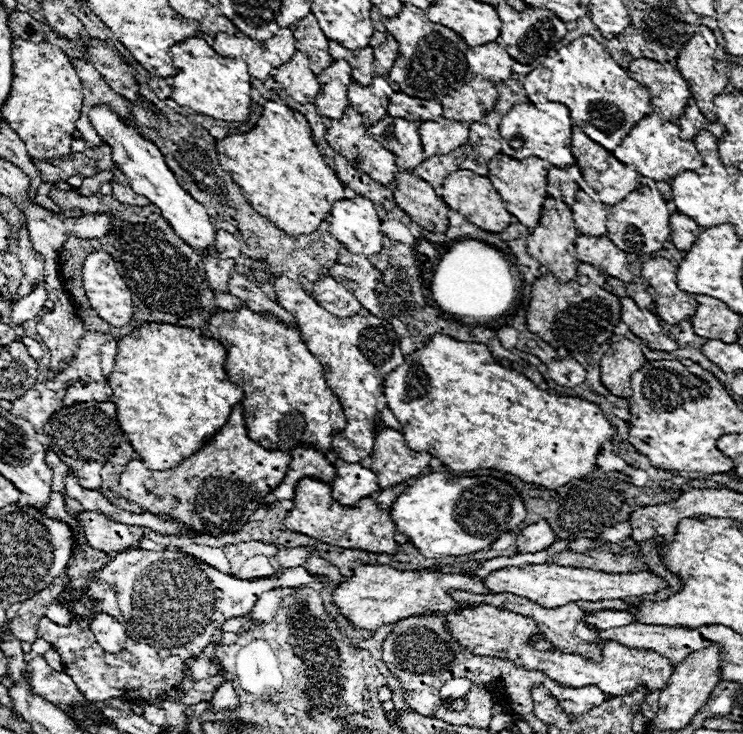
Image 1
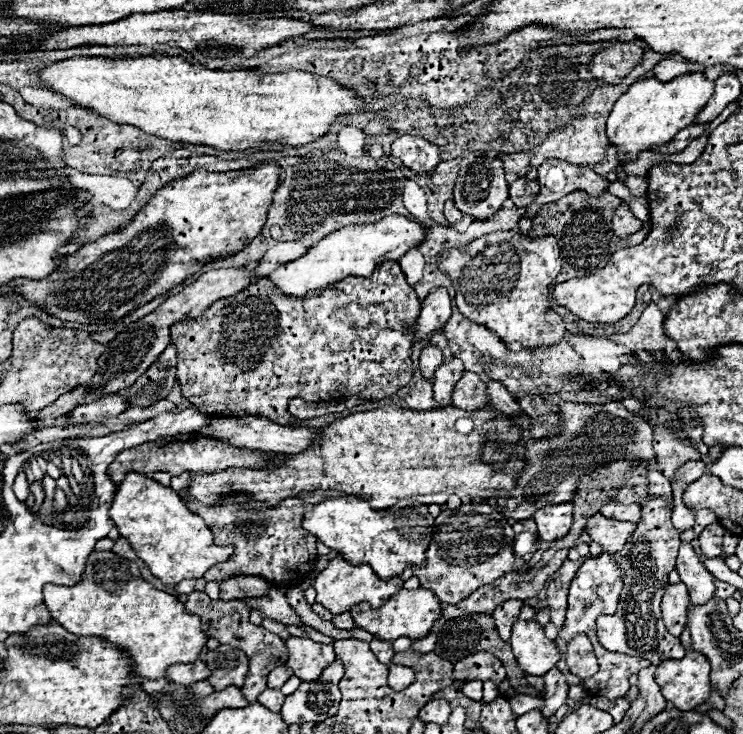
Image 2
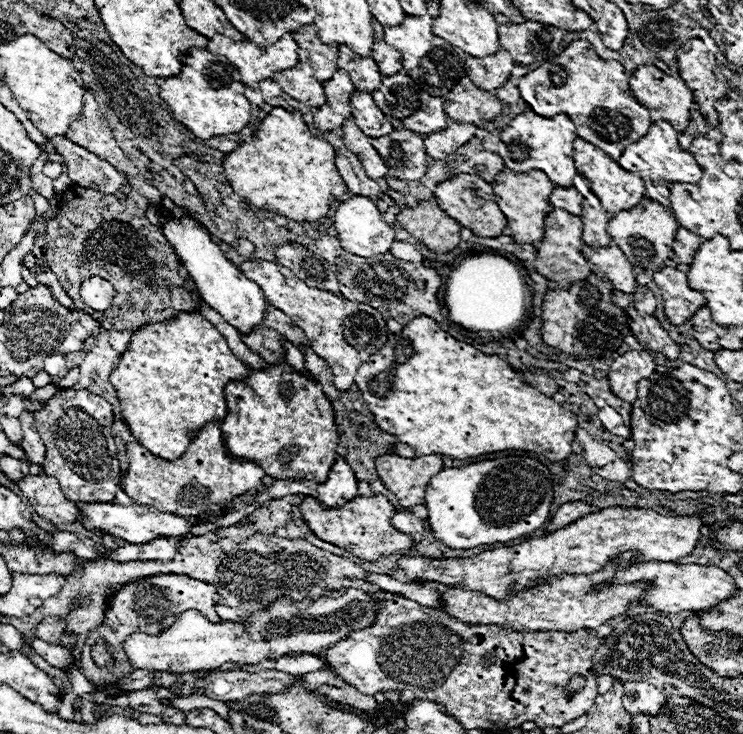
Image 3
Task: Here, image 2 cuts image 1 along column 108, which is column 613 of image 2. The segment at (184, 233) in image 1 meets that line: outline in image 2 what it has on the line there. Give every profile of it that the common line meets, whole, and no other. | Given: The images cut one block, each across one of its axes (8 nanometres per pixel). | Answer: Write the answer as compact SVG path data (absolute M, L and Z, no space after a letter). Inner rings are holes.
M702 72L684 74L684 76L674 78L672 82L660 82L656 78L644 78L644 80L638 80L636 84L632 84L628 88L628 92L614 104L614 108L608 116L608 126L606 126L608 128L608 140L612 146L616 146L618 162L624 164L624 162L636 160L642 150L654 150L654 146L662 146L662 144L670 142L676 136L676 132L680 132L682 128L692 124L692 120L704 108L704 104L712 96L712 92L714 92L714 82L708 82Z

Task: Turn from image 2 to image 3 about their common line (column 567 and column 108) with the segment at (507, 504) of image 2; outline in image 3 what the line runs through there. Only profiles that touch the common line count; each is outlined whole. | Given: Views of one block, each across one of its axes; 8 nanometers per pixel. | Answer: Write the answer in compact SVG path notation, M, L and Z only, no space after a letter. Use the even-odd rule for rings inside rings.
M58 390L52 398L44 402L40 410L34 412L34 424L46 446L44 474L54 476L62 488L62 494L72 502L114 502L116 494L122 492L120 462L116 458L116 444L110 432L114 422L112 406L102 396L96 396L88 390Z

